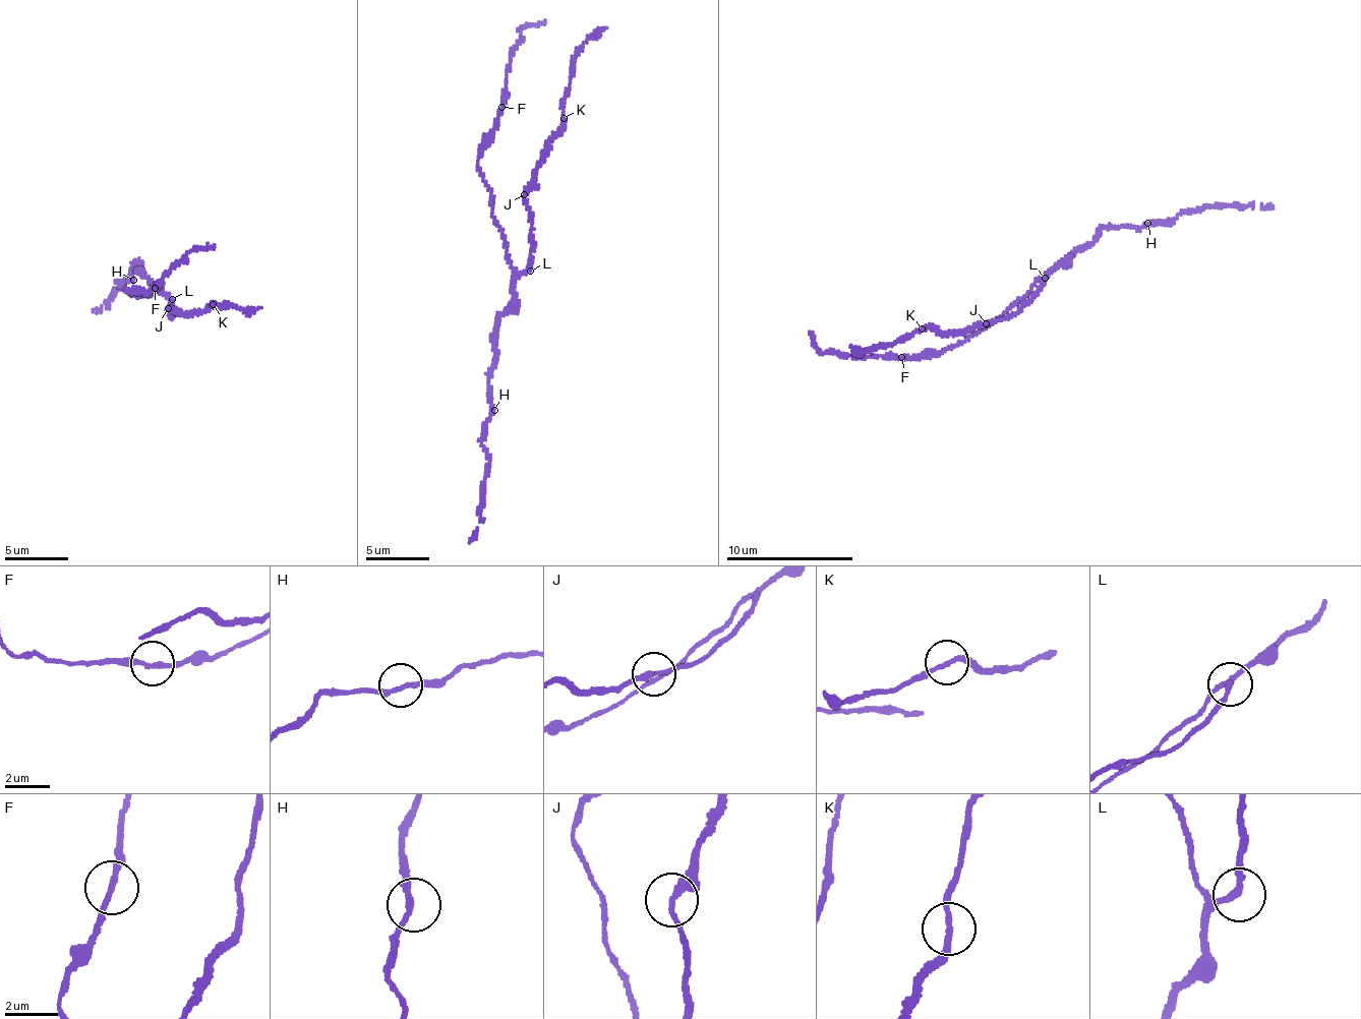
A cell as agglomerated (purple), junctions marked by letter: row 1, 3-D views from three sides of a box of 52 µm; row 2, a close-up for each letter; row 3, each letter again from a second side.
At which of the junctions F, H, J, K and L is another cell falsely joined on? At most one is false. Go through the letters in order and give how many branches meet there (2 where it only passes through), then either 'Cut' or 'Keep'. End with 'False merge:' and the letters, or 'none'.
F: Branches: 2. Keep
H: Branches: 2. Keep
J: Branches: 2. Keep
K: Branches: 2. Cut
L: Branches: 2. Keep
False merge: K

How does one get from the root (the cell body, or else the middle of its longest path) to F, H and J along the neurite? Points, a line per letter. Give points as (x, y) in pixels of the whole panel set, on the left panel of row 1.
F: (157, 290), (136, 295), (126, 290), (133, 287), (149, 291), (151, 287), (155, 288)
H: (157, 290), (138, 262), (132, 268), (133, 280)
J: (157, 290), (170, 300), (171, 317), (168, 308)

